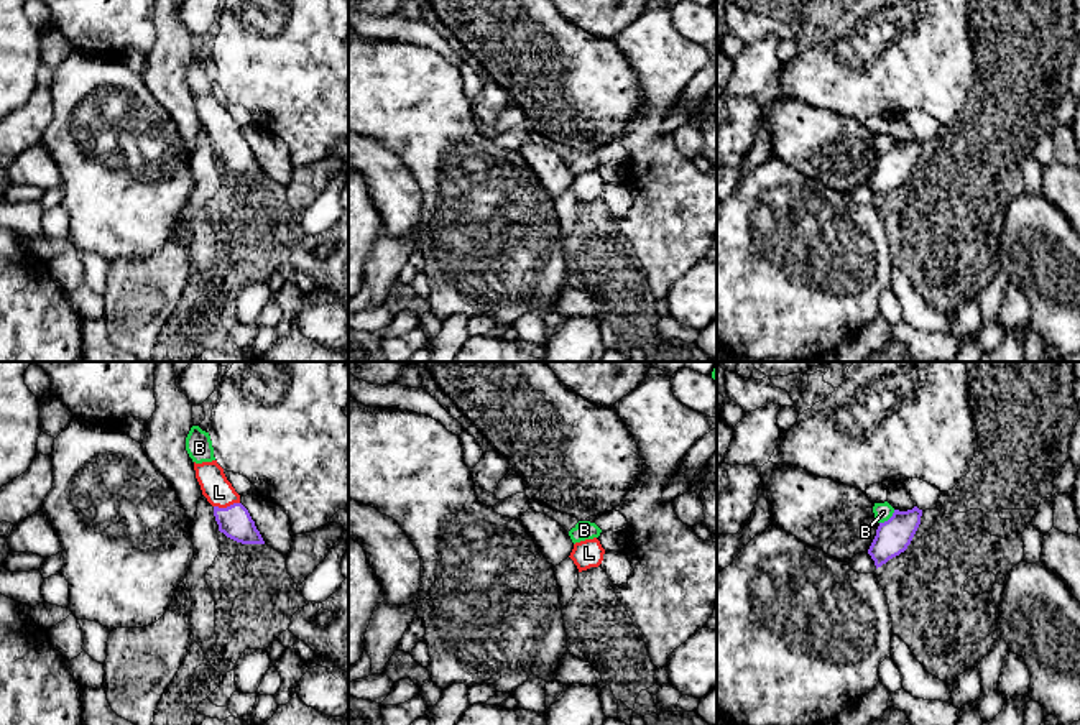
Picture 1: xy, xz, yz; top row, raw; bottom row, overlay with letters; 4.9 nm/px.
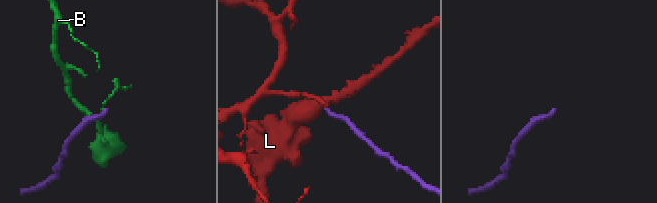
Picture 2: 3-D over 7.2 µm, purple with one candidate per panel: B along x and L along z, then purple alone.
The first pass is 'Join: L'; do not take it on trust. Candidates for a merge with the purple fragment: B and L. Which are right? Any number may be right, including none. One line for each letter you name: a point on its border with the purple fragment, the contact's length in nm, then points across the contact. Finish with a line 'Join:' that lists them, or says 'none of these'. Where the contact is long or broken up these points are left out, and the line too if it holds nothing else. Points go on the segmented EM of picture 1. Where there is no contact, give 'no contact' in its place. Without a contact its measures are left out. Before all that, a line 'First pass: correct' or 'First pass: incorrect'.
First pass: correct
L: contact xy (227, 507); length 130 nm; way xy (234, 521), (227, 507), (219, 492)
Join: L

